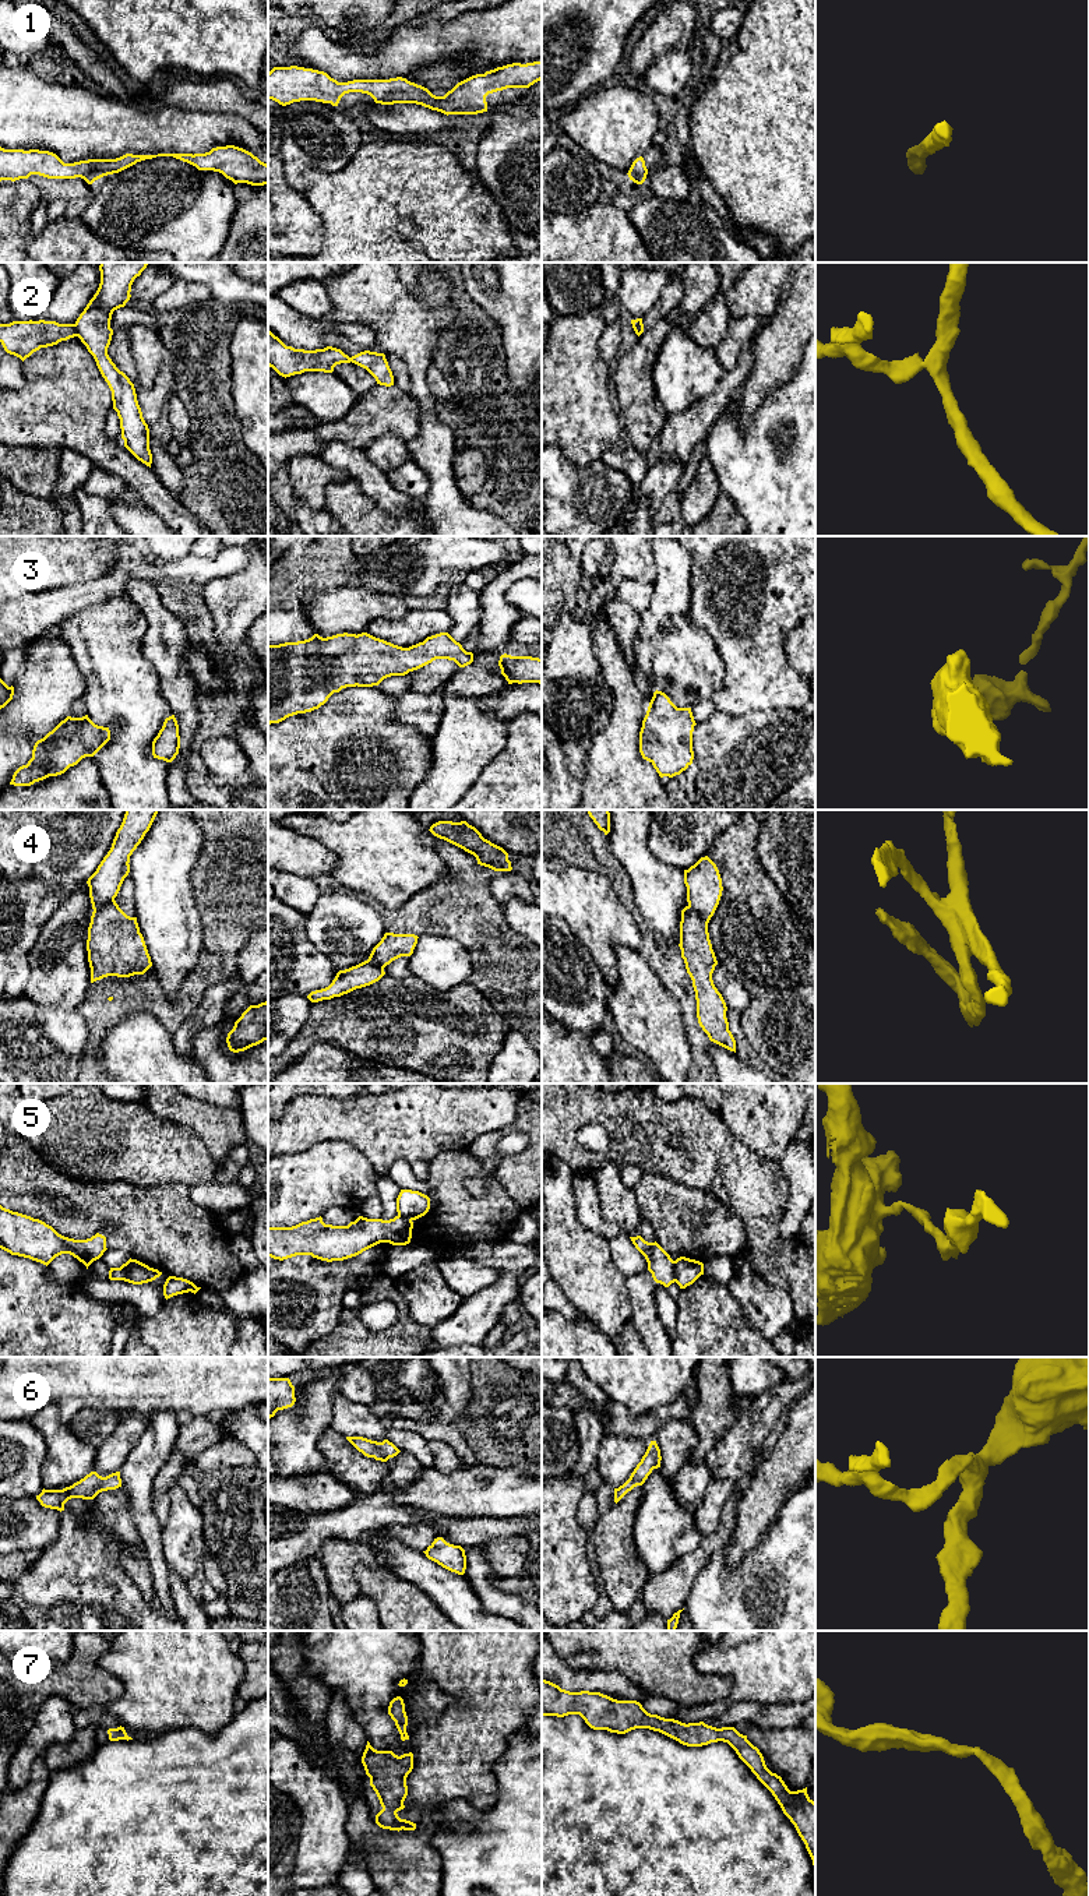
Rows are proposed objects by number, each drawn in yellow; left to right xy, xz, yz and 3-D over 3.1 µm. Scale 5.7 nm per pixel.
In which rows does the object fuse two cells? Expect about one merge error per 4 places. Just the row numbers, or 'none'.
2, 5

